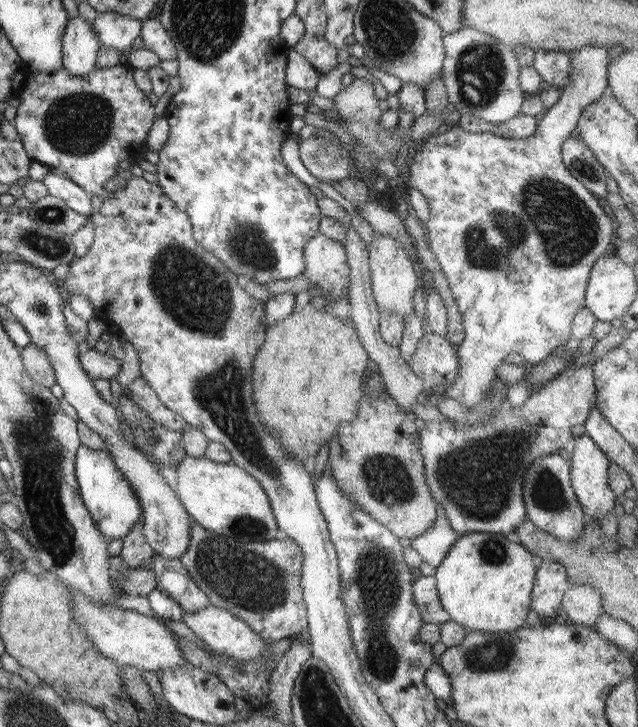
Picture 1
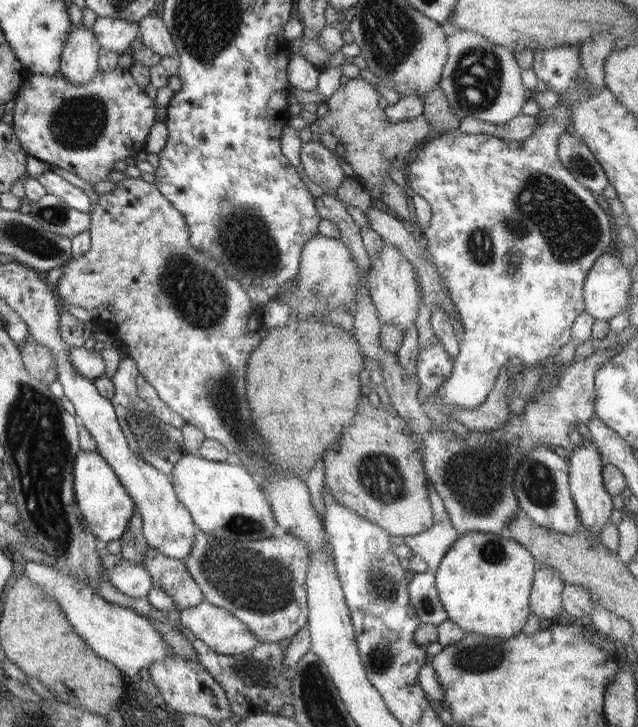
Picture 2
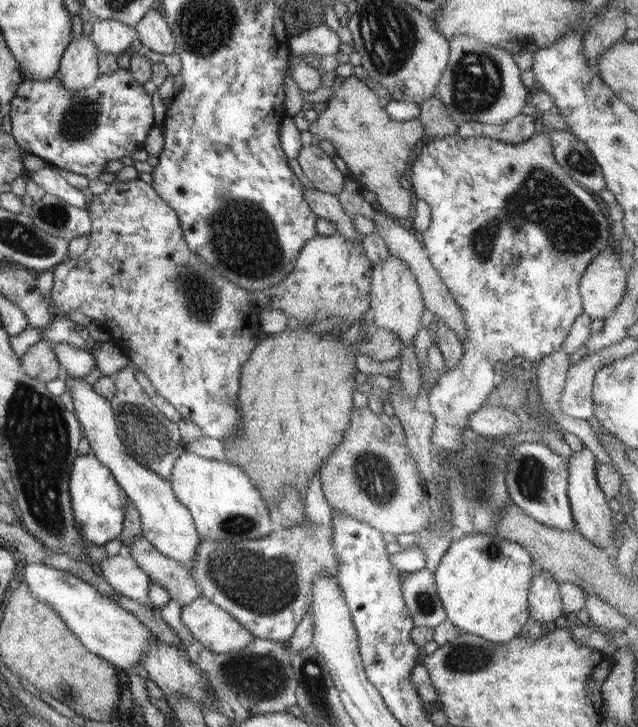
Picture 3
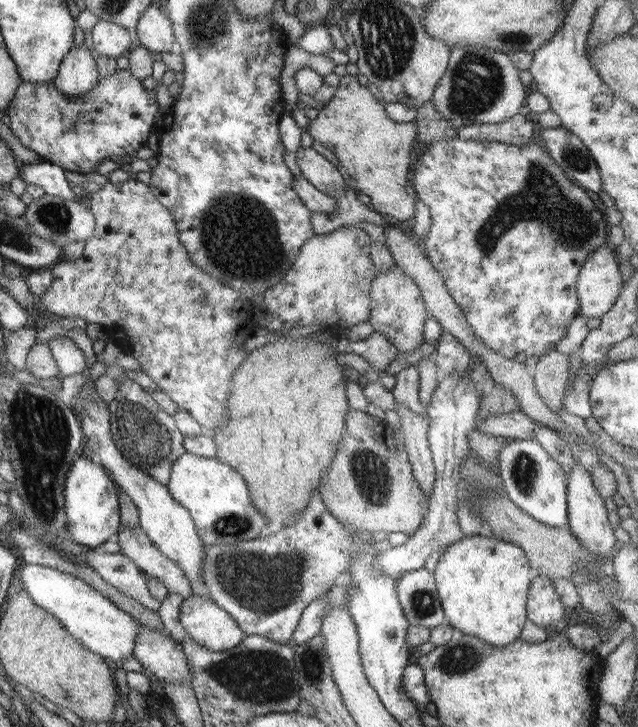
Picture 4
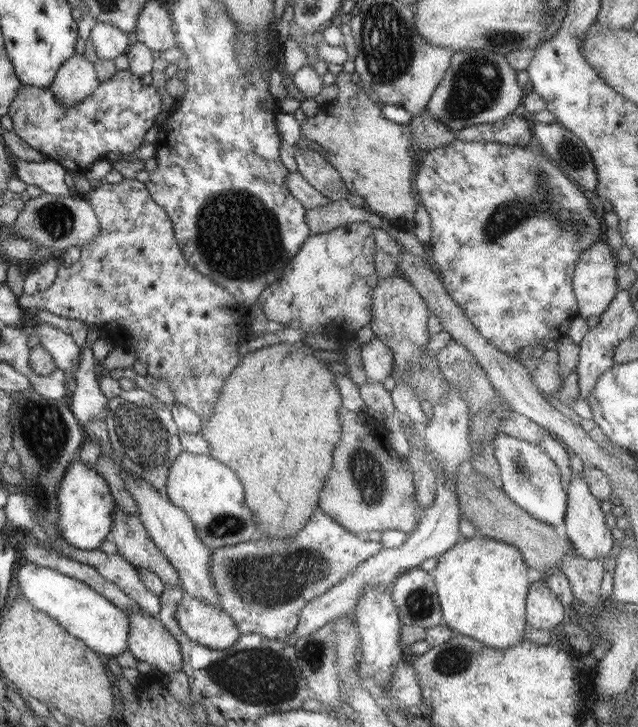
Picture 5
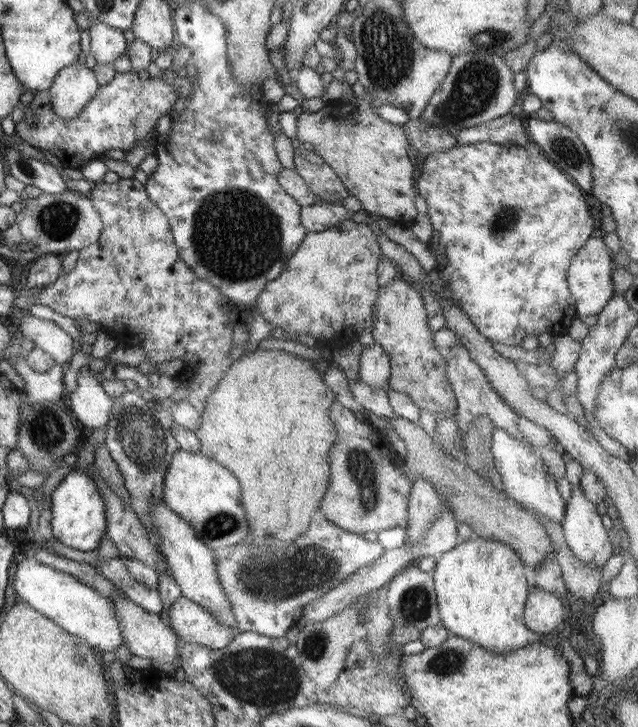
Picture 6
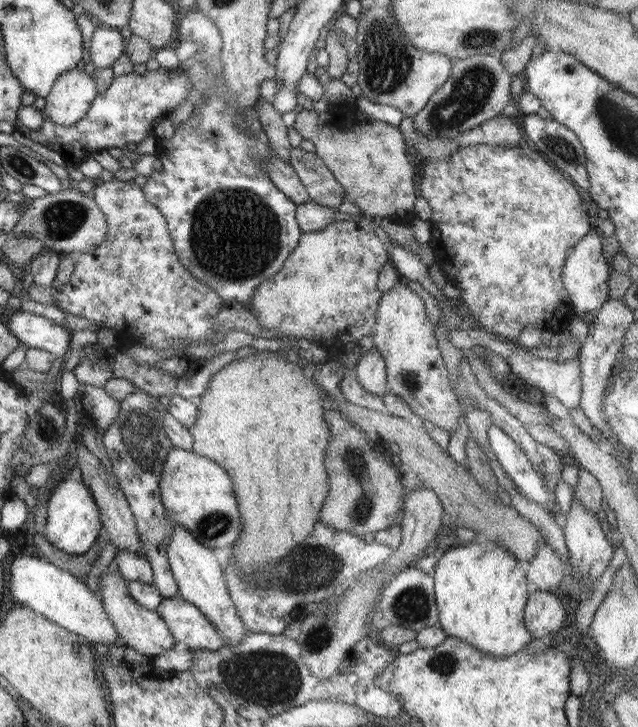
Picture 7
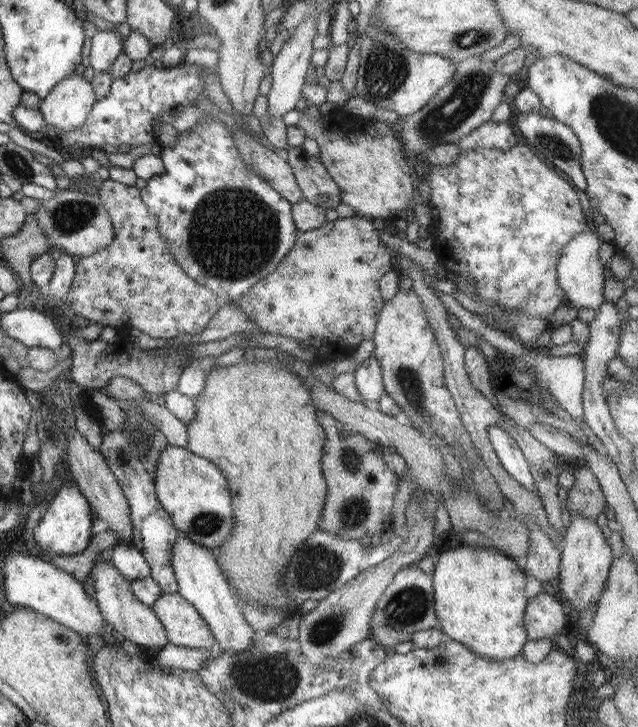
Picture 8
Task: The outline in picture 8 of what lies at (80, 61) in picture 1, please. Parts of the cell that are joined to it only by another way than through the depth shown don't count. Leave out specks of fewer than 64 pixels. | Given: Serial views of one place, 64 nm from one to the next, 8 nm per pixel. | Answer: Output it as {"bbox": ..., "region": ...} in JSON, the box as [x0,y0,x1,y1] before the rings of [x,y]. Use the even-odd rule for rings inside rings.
{"bbox":[38,72,96,132],"region":[[[74,72],[52,89],[50,95],[41,101],[38,110],[43,115],[46,125],[57,128],[62,132],[72,132],[86,123],[86,118],[94,103],[96,103],[96,95],[94,95],[94,89],[92,89],[92,82],[88,82],[84,78],[84,74],[78,76]]]}

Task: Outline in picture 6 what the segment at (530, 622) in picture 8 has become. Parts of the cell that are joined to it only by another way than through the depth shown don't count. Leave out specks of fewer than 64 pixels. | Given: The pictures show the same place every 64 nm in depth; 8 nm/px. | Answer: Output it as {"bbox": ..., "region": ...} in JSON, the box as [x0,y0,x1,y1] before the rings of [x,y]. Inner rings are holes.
{"bbox":[523,588,564,634],"region":[[[536,588],[528,594],[523,614],[525,626],[540,634],[554,633],[556,627],[564,623],[564,604],[550,592]]]}

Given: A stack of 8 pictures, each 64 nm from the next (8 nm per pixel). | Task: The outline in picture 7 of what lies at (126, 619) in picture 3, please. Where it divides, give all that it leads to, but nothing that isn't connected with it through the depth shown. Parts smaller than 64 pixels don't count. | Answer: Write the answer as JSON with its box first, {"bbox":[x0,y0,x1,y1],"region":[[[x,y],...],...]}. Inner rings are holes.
{"bbox":[10,556,119,646],"region":[[[18,556],[10,564],[10,594],[16,602],[38,612],[52,623],[74,632],[90,642],[100,642],[106,646],[119,637],[108,619],[102,599],[91,592],[87,584],[57,568],[54,564],[43,561],[40,557]]]}

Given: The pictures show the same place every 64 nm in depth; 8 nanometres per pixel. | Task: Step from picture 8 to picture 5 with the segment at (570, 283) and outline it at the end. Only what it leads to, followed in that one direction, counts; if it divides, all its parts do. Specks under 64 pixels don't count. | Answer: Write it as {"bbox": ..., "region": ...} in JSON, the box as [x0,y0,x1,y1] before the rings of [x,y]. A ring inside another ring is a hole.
{"bbox":[572,241,619,319],"region":[[[594,241],[580,253],[572,277],[580,317],[588,319],[589,316],[600,316],[608,308],[619,291],[616,280],[618,264],[615,251],[604,241]]]}

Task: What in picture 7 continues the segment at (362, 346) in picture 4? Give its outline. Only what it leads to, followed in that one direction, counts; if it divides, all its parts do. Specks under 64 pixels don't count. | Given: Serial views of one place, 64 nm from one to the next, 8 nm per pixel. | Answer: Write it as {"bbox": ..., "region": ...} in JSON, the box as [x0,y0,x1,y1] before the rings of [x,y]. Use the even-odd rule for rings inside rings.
{"bbox":[352,347,388,397],"region":[[[373,347],[352,369],[362,388],[374,396],[381,397],[388,390],[385,362],[380,350]]]}

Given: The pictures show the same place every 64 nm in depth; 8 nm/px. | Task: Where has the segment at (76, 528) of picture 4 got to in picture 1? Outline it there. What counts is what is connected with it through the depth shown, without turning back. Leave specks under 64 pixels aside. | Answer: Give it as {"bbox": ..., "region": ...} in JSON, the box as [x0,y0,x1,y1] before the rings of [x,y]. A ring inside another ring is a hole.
{"bbox":[75,446,142,541],"region":[[[83,446],[78,447],[75,454],[75,475],[82,502],[103,538],[108,541],[123,539],[127,532],[130,532],[134,523],[141,520],[142,509],[133,488],[116,468],[109,452],[105,449],[94,450]]]}

